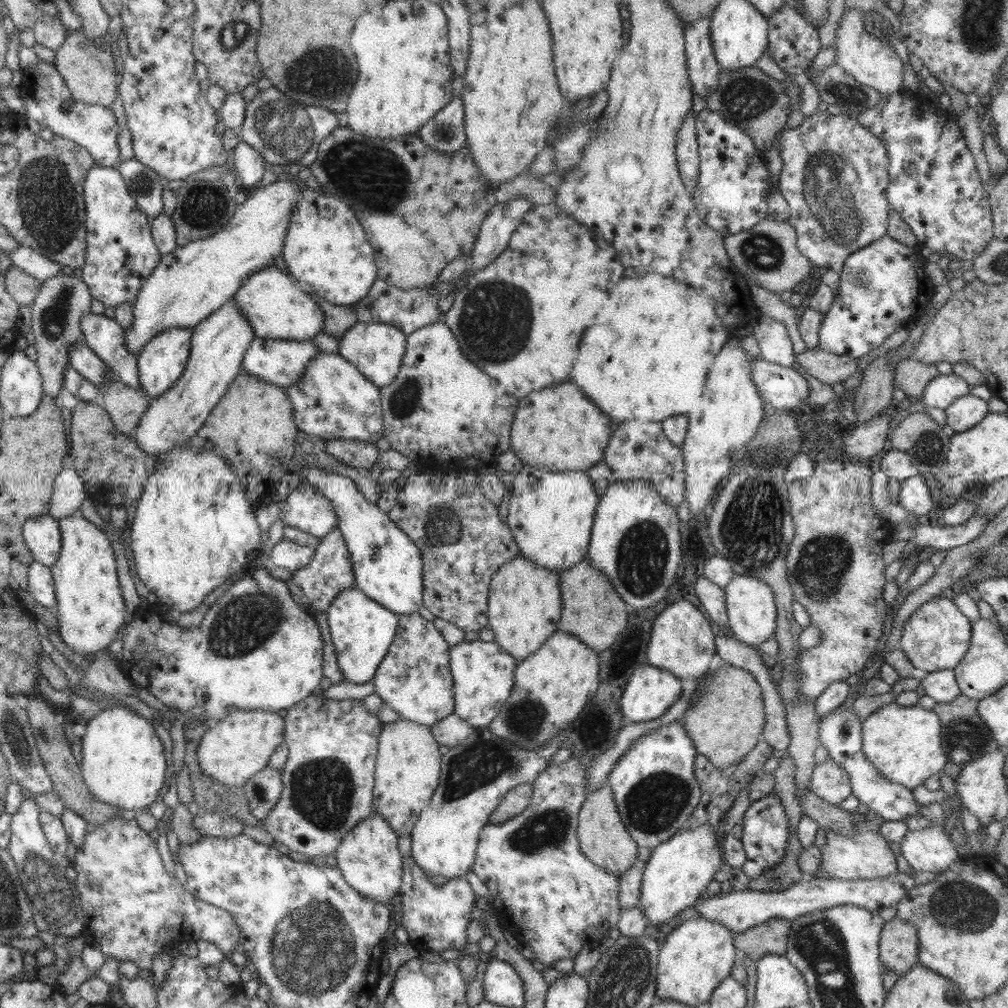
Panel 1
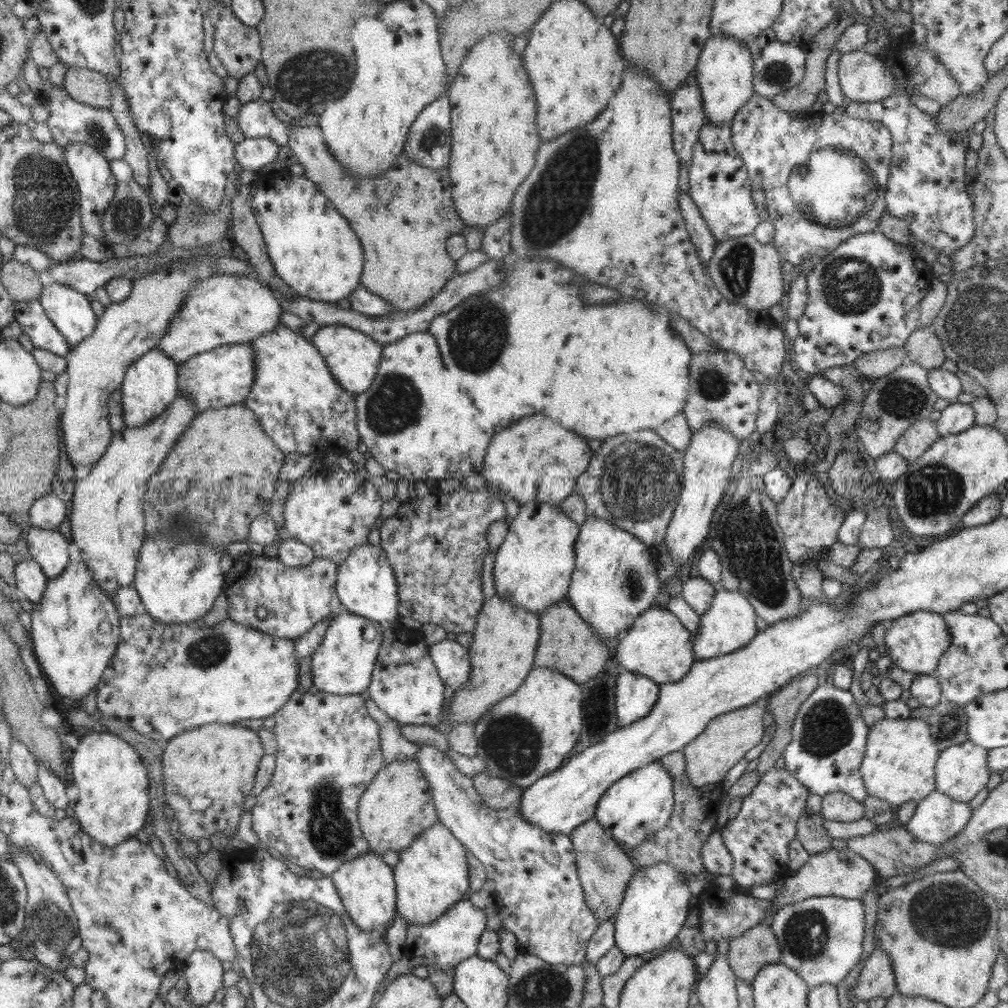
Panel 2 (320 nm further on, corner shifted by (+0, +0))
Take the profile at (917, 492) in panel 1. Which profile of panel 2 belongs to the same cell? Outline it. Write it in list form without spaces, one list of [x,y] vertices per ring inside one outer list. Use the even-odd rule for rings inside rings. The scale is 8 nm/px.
[[[884,505],[873,506],[860,533],[858,545],[864,550],[883,549],[894,540],[890,513]]]

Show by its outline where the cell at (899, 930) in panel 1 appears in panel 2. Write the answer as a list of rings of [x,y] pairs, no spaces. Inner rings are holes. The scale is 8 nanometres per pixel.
[[[880,948],[875,949],[866,960],[856,985],[851,988],[850,999],[853,1003],[857,1003],[858,1000],[869,1001],[878,997],[888,999],[896,991],[890,955]]]

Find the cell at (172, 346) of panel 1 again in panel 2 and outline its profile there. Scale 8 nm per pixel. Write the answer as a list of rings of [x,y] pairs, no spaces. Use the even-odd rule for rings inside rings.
[[[156,348],[145,352],[130,364],[120,388],[123,394],[124,427],[142,427],[142,424],[154,421],[168,409],[178,391],[178,366],[178,362]]]

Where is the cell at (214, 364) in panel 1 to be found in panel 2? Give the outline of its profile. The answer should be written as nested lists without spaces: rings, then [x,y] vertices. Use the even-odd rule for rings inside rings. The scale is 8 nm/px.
[[[181,390],[162,415],[142,424],[142,427],[124,427],[113,434],[108,449],[91,468],[90,474],[74,481],[70,491],[72,511],[70,526],[74,545],[80,549],[80,558],[89,568],[92,578],[110,597],[122,587],[131,586],[145,536],[143,500],[147,482],[162,468],[166,455],[196,418],[194,401]]]

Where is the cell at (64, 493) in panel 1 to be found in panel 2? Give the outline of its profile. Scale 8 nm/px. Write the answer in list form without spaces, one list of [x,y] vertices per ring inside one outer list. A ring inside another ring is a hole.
[[[52,492],[37,498],[29,510],[32,527],[42,529],[57,529],[66,518],[66,505]]]

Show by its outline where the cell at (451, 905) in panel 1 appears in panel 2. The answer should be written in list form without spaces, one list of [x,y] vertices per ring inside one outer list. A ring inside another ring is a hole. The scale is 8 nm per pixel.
[[[465,897],[428,925],[407,925],[404,956],[410,959],[426,958],[429,962],[434,961],[434,970],[451,973],[462,960],[476,955],[478,941],[486,931],[486,916],[483,910],[474,907]]]

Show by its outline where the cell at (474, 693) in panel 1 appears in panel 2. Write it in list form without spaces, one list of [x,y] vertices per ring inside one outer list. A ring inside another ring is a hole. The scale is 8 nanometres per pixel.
[[[444,639],[429,645],[429,653],[444,684],[453,689],[468,686],[471,660],[466,646],[455,640]]]

